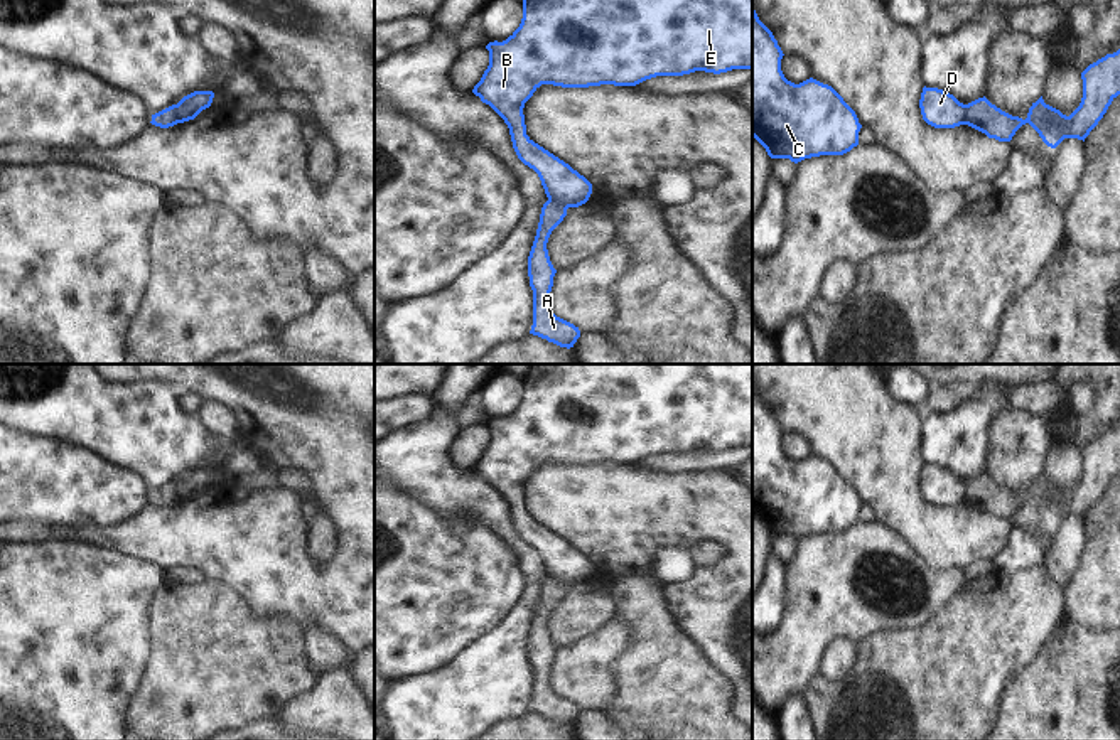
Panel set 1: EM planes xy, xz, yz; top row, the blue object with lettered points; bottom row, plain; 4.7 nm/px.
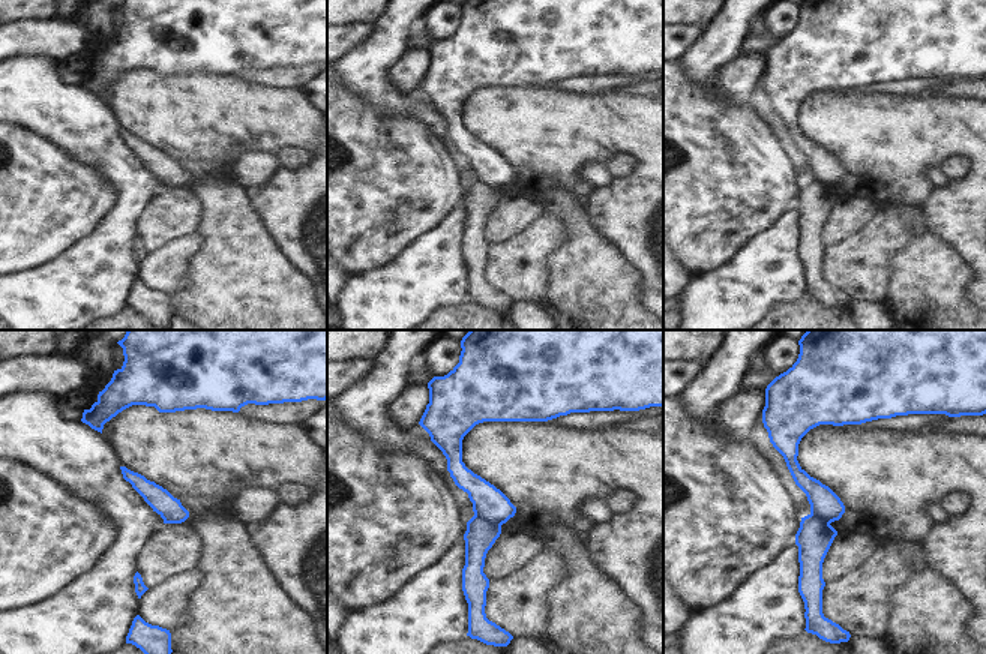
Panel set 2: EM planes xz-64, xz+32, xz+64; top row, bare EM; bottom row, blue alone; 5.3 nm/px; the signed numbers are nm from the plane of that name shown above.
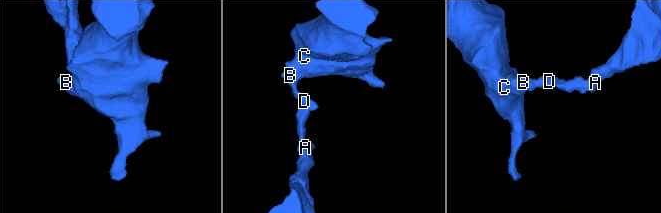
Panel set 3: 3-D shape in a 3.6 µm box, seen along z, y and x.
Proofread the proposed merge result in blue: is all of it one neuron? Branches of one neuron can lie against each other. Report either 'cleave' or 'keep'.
cleave

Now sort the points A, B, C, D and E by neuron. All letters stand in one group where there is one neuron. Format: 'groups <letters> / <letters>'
groups A / B C D E

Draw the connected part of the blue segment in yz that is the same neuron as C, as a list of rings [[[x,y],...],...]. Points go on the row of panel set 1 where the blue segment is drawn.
[[[752,5],[752,137],[771,158],[798,164],[820,155],[843,155],[859,145],[862,125],[855,111],[828,84],[813,78],[794,84],[781,71],[783,51]]]

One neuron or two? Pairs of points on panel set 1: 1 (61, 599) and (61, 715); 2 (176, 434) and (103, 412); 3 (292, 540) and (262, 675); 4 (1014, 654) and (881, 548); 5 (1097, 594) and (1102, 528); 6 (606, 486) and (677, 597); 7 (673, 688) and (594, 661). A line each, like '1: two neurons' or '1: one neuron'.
1: one neuron
2: one neuron
3: two neurons
4: two neurons
5: one neuron
6: one neuron
7: two neurons

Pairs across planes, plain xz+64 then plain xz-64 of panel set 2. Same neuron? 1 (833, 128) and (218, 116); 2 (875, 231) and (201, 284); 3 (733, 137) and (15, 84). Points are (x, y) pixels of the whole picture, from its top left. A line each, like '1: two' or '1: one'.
1: one
2: two
3: two

